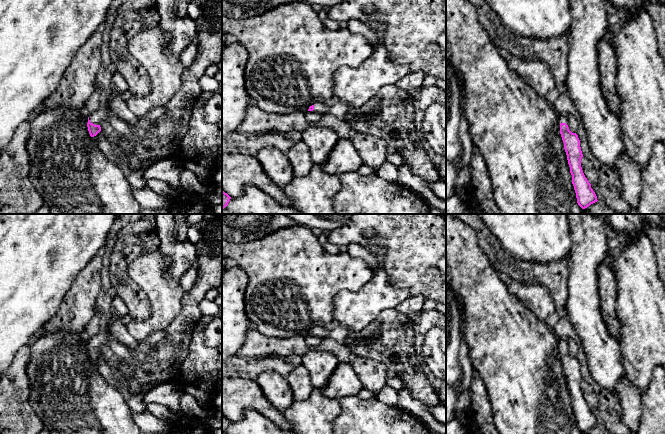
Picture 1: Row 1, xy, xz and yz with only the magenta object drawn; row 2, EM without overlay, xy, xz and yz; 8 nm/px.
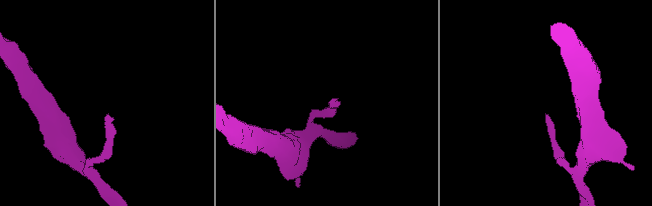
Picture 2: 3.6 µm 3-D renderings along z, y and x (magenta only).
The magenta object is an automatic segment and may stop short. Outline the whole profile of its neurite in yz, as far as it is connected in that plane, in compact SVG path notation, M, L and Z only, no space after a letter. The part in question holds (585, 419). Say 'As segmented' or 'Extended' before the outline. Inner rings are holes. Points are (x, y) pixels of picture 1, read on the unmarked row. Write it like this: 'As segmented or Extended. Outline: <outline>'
Extended. Outline: M558 338L558 340L560 345L560 358L564 367L570 397L572 399L572 408L576 417L577 427L582 433L585 433L598 425L597 420L591 412L591 408L585 401L581 391L583 378L578 359L569 354L569 351L566 348L567 339Z

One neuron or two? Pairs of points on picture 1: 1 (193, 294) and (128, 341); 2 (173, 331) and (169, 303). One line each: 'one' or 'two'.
1: two
2: two

